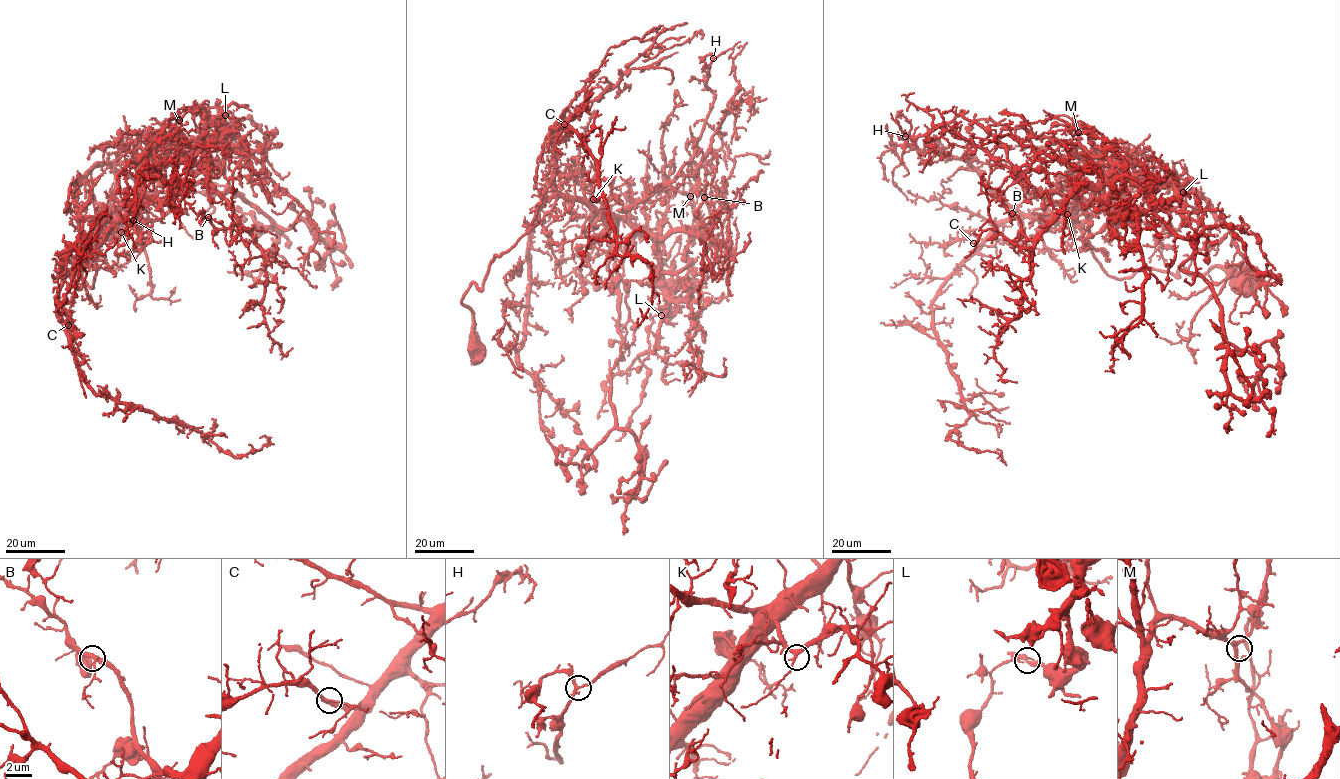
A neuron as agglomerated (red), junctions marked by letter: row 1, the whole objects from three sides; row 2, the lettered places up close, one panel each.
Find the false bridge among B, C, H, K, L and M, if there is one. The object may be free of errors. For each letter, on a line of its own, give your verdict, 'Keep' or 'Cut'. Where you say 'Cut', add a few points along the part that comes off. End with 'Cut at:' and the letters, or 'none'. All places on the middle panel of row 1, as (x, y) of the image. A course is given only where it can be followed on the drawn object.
B: Keep
C: Keep
H: Keep
K: Keep
L: Cut. Course of the part to remove: (661, 314), (673, 315), (691, 262), (674, 273), (658, 269), (663, 248), (658, 231), (645, 227), (648, 177)
M: Keep
Cut at: L

